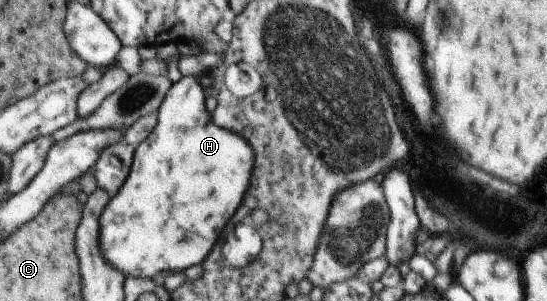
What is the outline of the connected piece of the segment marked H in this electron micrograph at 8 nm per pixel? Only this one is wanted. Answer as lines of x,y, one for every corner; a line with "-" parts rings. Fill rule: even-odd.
183,76
178,82
172,85
165,101
160,107
158,114
158,122
153,130
153,133
143,142
137,146
134,155
134,164
132,165
131,173
122,188
113,192
112,201
105,209
102,216
102,232
101,232
101,247
104,258
117,269
120,269
125,275
153,278
156,275
165,275
167,271
185,271
187,267
199,265
203,263
207,256
213,251
215,243
219,241
225,225
229,223
229,219
237,213
237,209
241,207
247,189
251,187
251,175
253,175
253,167
255,167
255,151
250,141
244,136
239,135
235,130
229,131
224,127
218,126
214,121
209,111
207,111
208,90
201,85
201,76

